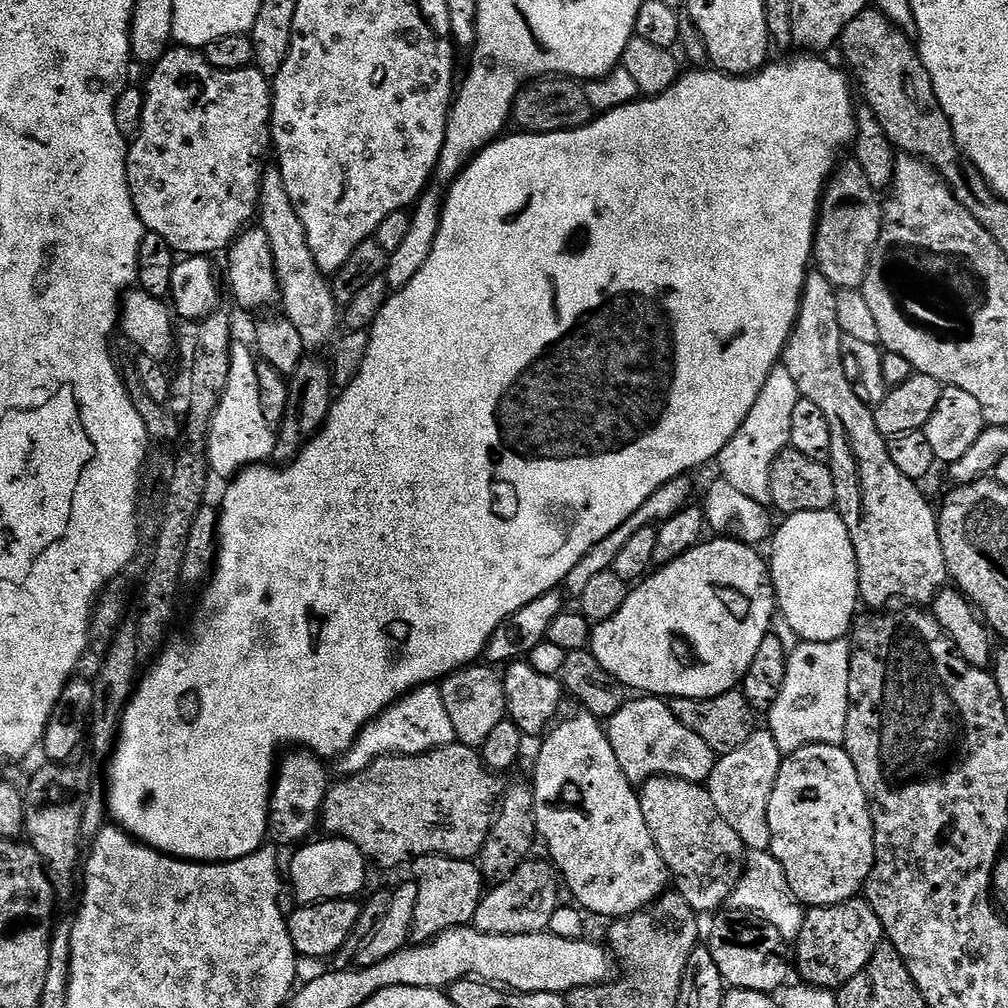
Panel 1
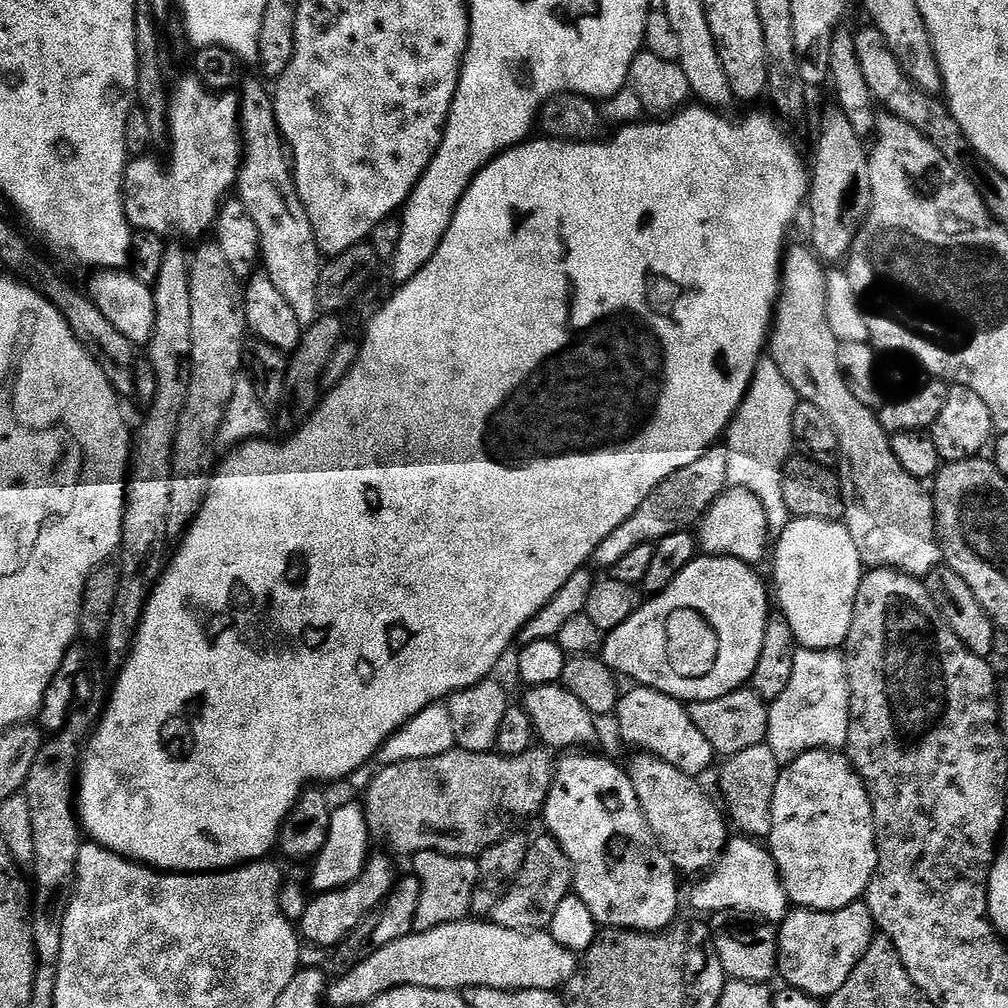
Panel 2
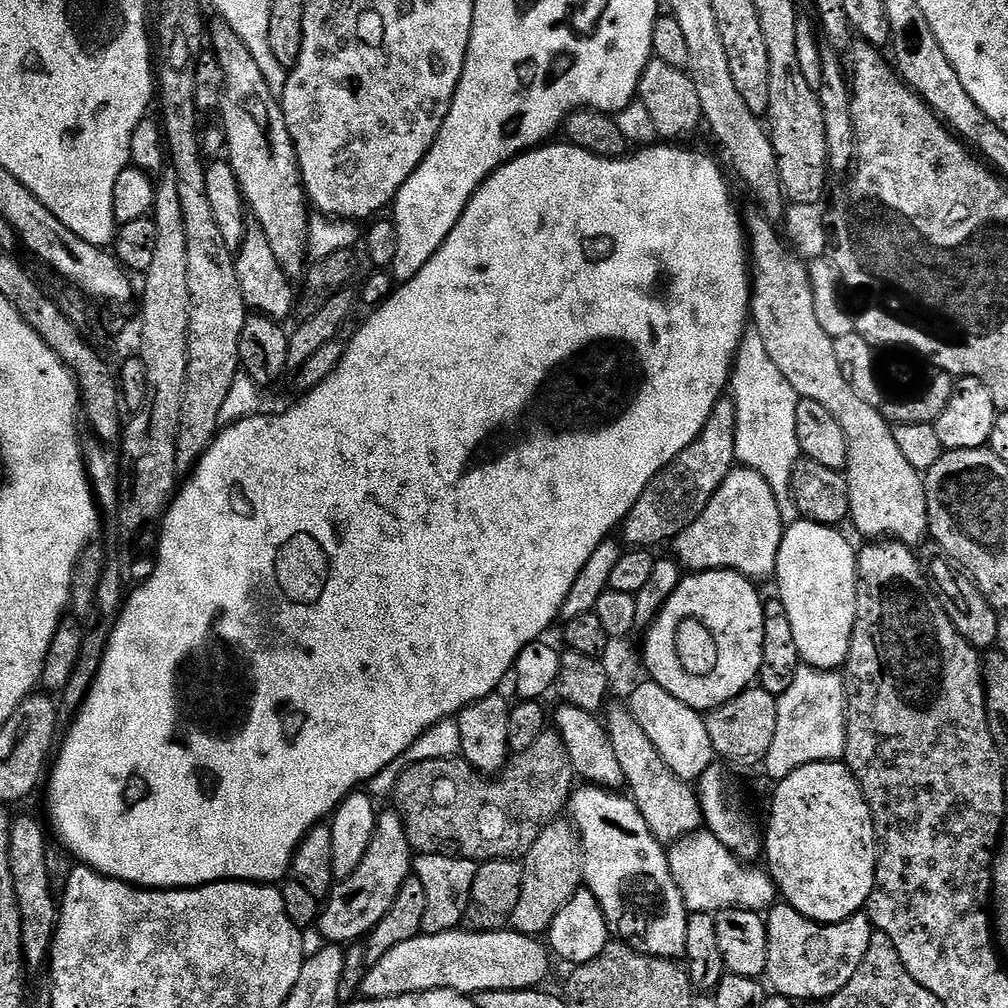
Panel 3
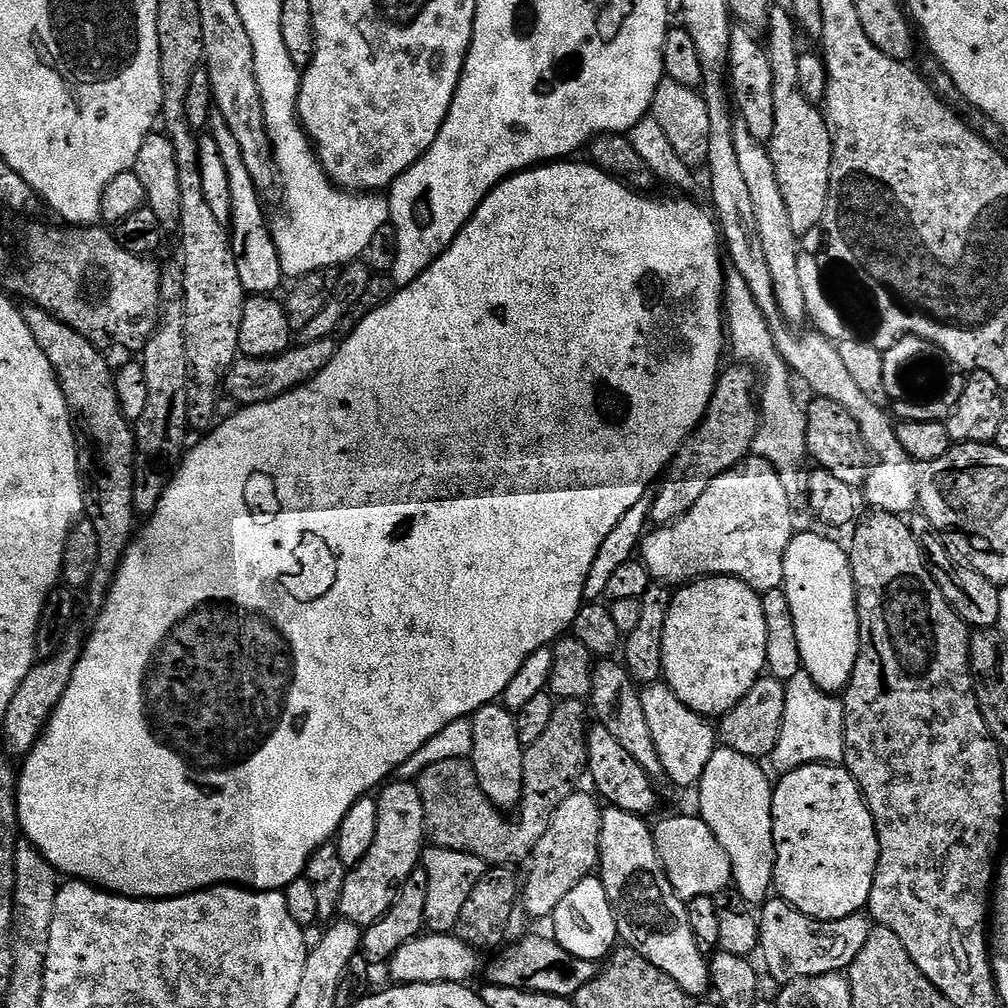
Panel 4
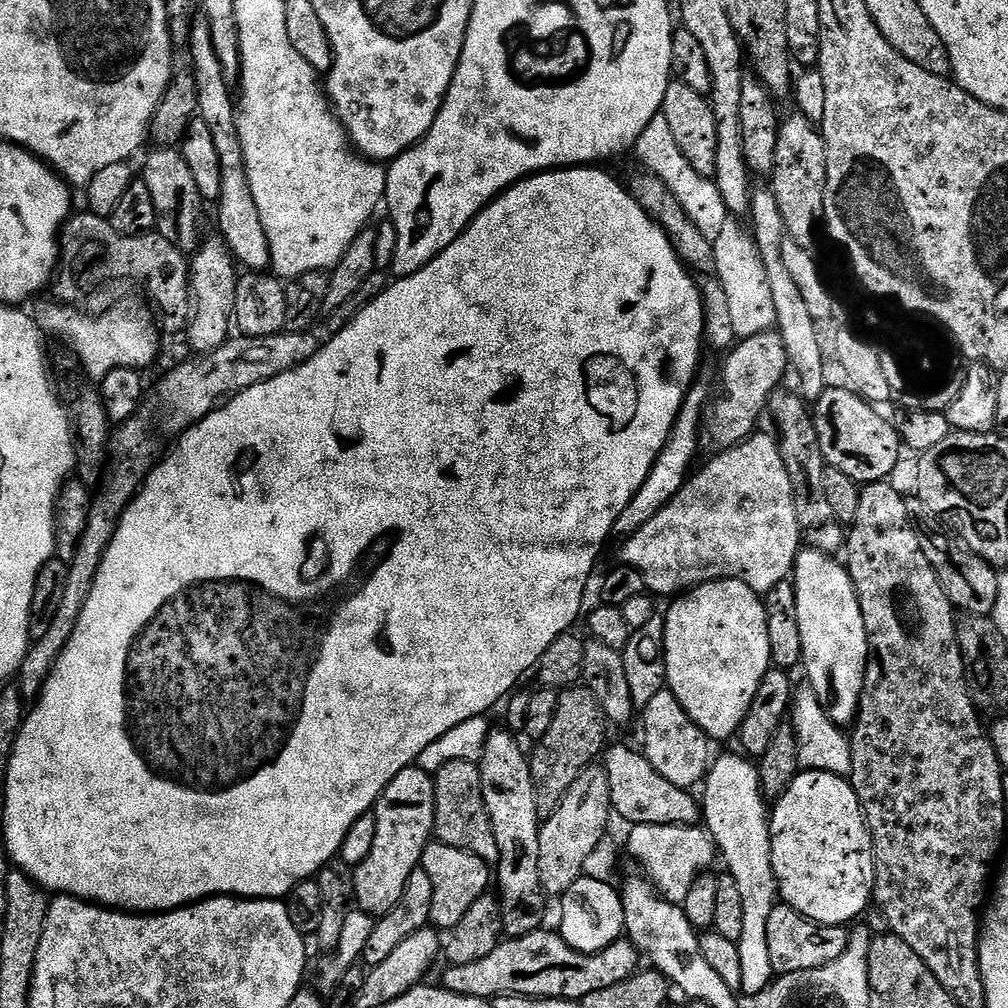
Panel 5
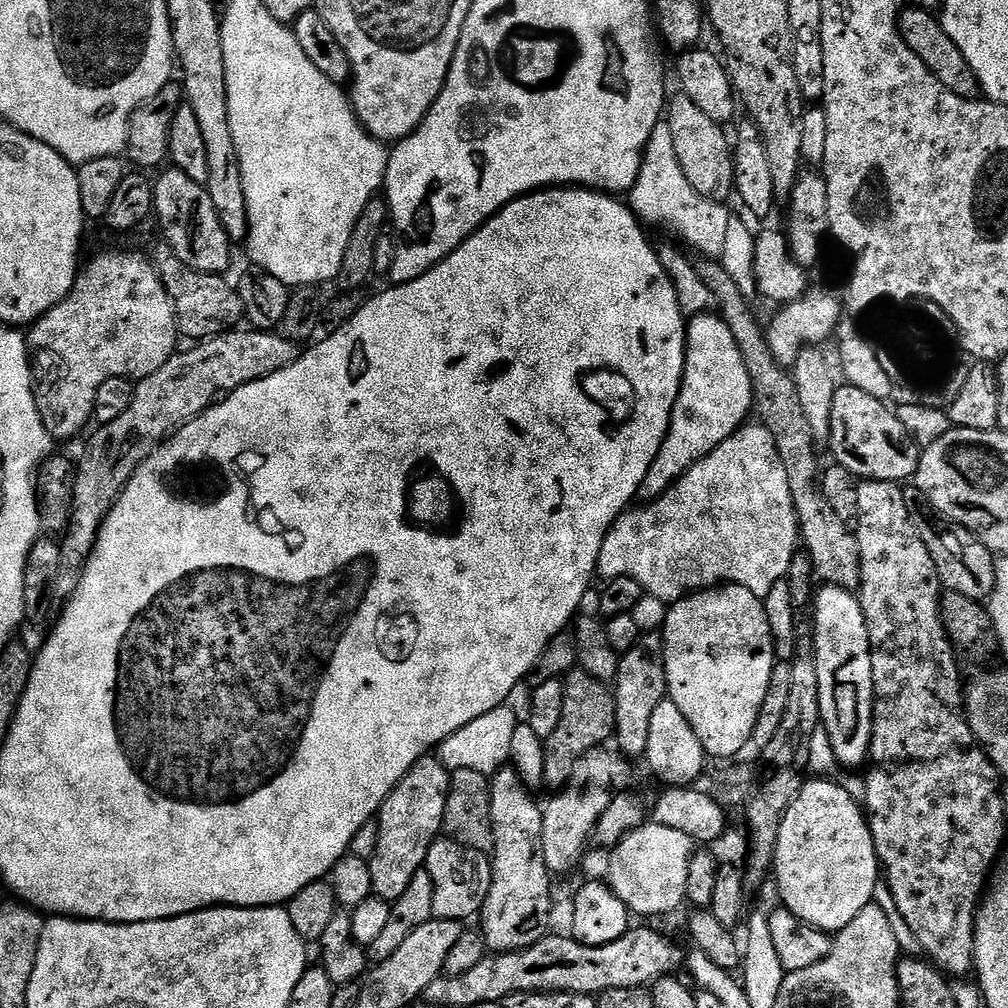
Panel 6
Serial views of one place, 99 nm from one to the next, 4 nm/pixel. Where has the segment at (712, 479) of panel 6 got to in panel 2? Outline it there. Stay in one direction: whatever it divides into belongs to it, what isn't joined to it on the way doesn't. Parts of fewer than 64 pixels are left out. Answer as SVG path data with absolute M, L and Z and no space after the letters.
M727 487L698 521L698 548L705 556L729 556L756 566L764 555L769 555L770 537L766 510L750 490Z

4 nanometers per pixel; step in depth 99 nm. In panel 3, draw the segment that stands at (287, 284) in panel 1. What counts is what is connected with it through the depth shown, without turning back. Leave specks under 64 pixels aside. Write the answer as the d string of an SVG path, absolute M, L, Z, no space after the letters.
M216 18L213 21L213 24L212 21L210 24L210 50L218 58L218 66L224 79L222 102L218 109L218 117L220 116L218 124L224 133L226 159L238 178L238 186L244 195L247 211L251 219L258 226L262 226L270 242L270 250L274 250L274 258L278 258L278 266L282 266L282 270L290 278L303 277L310 260L308 254L310 201L304 191L304 180L300 177L296 147L290 138L284 112L280 109L277 93L272 92L266 78L262 78L262 69L258 66L258 62L254 62L254 54L246 50L246 42L242 42L242 38L238 38L238 34L234 34L234 30L224 20Z

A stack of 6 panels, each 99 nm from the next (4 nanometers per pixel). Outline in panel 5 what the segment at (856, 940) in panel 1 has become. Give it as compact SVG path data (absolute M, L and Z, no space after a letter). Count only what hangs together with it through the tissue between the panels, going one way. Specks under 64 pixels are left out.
M777 902L767 923L767 941L773 970L776 974L785 976L802 970L825 968L830 962L842 958L842 950L846 950L849 935L847 927L838 924L816 924L798 914L798 910L794 910L789 904Z

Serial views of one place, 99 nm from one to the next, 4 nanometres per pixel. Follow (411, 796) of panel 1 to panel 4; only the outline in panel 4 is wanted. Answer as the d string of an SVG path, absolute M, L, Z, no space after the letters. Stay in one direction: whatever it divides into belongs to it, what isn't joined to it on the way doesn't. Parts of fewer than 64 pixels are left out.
M562 700L557 703L548 734L525 747L523 798L516 824L500 824L501 809L488 801L467 759L434 762L434 766L418 778L422 806L426 810L427 839L437 848L474 854L488 866L512 866L515 860L527 861L534 846L538 846L538 838L546 834L550 805L559 804L569 792L577 791L579 784L576 783L580 775L585 775L588 767L586 729L589 724L590 712L585 701Z

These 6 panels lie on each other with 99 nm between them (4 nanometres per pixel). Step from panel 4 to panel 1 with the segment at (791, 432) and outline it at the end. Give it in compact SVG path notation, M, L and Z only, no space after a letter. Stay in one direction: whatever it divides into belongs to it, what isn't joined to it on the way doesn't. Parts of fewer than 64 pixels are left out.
M783 364L776 366L766 380L765 386L747 415L746 422L739 427L738 433L727 443L716 459L721 479L729 482L739 493L760 504L771 503L769 482L770 470L776 456L789 447L791 415L801 399L794 378Z

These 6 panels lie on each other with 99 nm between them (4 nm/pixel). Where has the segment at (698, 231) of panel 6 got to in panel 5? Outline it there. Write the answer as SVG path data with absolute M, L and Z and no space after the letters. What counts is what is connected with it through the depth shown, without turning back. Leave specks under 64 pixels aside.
M658 115L650 118L650 126L642 130L642 134L636 140L634 156L640 159L639 167L641 169L653 172L662 182L670 188L670 194L682 204L682 210L690 216L690 222L698 226L698 230L710 241L718 238L722 226L730 217L726 210L726 202L722 202L722 194L718 194L718 186L715 179L698 174L690 162L686 162L686 154L678 150L678 141L670 130L664 115Z

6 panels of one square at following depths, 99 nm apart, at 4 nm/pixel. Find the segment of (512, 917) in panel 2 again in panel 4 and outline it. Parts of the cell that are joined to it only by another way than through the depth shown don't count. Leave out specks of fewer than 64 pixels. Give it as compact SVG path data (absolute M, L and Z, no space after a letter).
M591 791L589 792L569 792L555 805L548 817L546 834L538 838L538 846L534 846L530 857L532 869L528 872L528 880L526 876L522 884L522 908L536 920L542 919L543 916L544 919L551 917L558 902L562 902L562 898L566 898L566 894L570 894L570 890L574 890L578 882L597 871L600 862L602 804Z

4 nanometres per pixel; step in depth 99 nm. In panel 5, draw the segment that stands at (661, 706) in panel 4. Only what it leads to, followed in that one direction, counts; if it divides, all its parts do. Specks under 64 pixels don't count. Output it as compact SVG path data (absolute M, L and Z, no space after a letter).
M667 690L659 692L653 701L642 709L642 716L644 716L642 751L647 756L650 766L654 766L654 770L658 770L658 774L662 774L666 782L674 782L674 786L679 788L695 789L695 784L699 785L708 775L710 767L710 757L708 758L710 741L703 730L694 723L690 714L686 714L686 710L682 710L682 702L678 702L678 698L674 698L674 694Z

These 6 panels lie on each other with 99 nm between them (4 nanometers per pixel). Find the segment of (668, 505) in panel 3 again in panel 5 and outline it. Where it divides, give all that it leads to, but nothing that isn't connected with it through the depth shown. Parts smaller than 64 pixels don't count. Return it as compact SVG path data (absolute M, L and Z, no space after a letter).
M774 328L741 339L725 358L720 374L724 396L715 397L705 407L700 430L700 448L709 448L712 454L738 446L757 431L756 423L760 415L765 415L769 397L779 389L780 380L790 368L785 343L780 332Z

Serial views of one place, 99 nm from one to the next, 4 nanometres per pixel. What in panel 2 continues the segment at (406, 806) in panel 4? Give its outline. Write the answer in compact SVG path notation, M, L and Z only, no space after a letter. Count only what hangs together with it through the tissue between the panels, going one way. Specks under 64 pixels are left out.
M369 855L368 864L353 884L334 892L321 892L315 898L309 899L306 914L298 921L299 935L307 943L309 940L320 948L332 949L339 946L346 937L353 935L357 926L363 920L369 919L383 905L396 885L398 871L396 872L395 866L392 865L393 857L388 856Z

